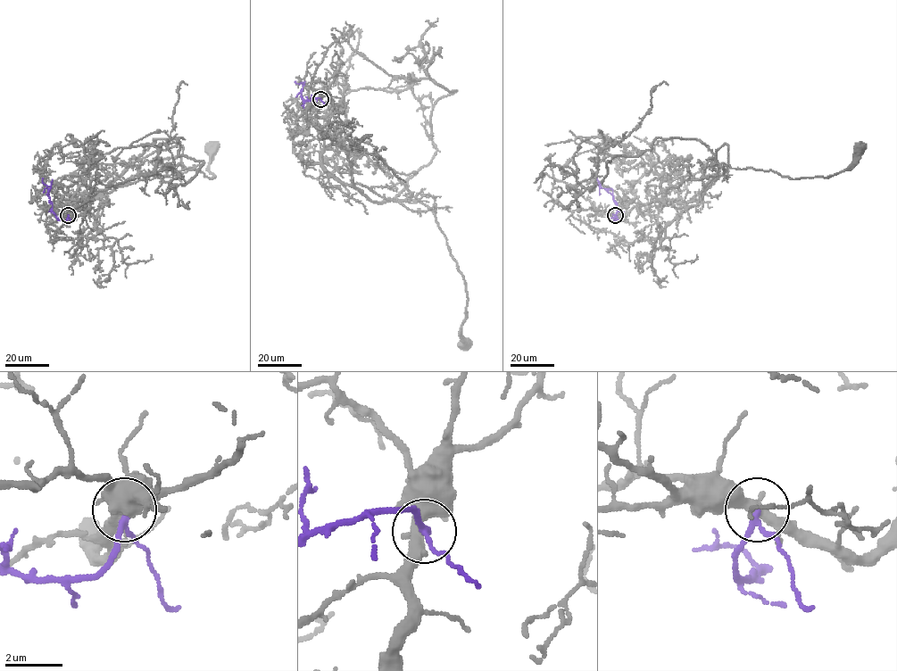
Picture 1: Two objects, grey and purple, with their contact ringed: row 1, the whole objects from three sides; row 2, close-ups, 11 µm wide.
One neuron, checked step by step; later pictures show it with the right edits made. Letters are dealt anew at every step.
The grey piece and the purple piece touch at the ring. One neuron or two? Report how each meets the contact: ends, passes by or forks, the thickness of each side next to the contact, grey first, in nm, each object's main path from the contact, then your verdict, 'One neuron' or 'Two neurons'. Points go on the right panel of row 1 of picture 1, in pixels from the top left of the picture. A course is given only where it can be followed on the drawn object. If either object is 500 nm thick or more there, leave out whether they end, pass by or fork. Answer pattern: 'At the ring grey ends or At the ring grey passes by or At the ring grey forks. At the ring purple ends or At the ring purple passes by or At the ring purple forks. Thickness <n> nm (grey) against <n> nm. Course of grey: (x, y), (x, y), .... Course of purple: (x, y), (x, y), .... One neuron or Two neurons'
At the ring grey forks. At the ring purple passes by. Thickness 360 nm (grey) against 170 nm. Course of grey: (615, 215), (697, 201), (725, 144), (732, 168), (794, 178), (843, 171), (860, 147). Course of purple: (615, 215), (617, 203), (612, 195), (598, 186), (596, 178). Two neurons

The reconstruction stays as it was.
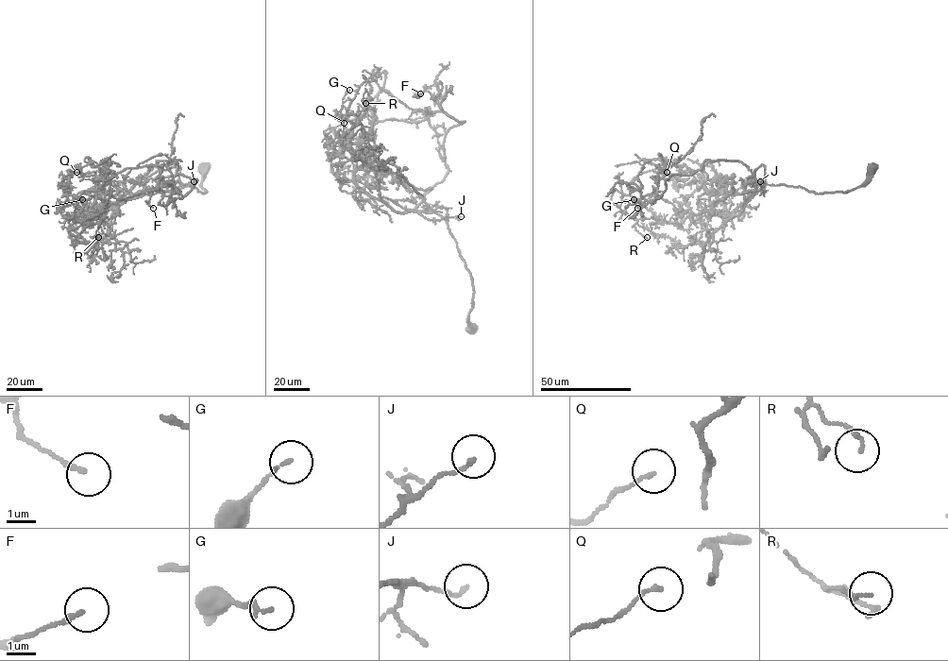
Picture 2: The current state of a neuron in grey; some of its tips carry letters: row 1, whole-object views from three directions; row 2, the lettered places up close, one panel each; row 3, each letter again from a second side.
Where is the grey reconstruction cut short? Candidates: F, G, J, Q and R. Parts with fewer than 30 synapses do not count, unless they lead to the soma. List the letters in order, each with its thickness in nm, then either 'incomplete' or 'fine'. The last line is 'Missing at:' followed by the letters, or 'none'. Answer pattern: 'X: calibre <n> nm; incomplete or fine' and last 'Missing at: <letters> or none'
F: calibre 170 nm; fine
G: calibre 140 nm; fine
J: calibre 130 nm; fine
Q: calibre 120 nm; fine
R: calibre 140 nm; fine
Missing at: none

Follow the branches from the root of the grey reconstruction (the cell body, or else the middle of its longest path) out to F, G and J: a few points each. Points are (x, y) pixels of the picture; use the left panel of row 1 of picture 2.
F: (205, 167), (202, 194), (177, 165), (144, 177), (157, 161), (197, 179), (153, 208)
G: (205, 167), (204, 194), (180, 185), (175, 165), (88, 211), (85, 226), (74, 218), (82, 199)
J: (205, 167), (204, 194), (180, 185), (175, 165), (141, 178), (113, 209), (141, 191), (171, 192), (194, 181)

